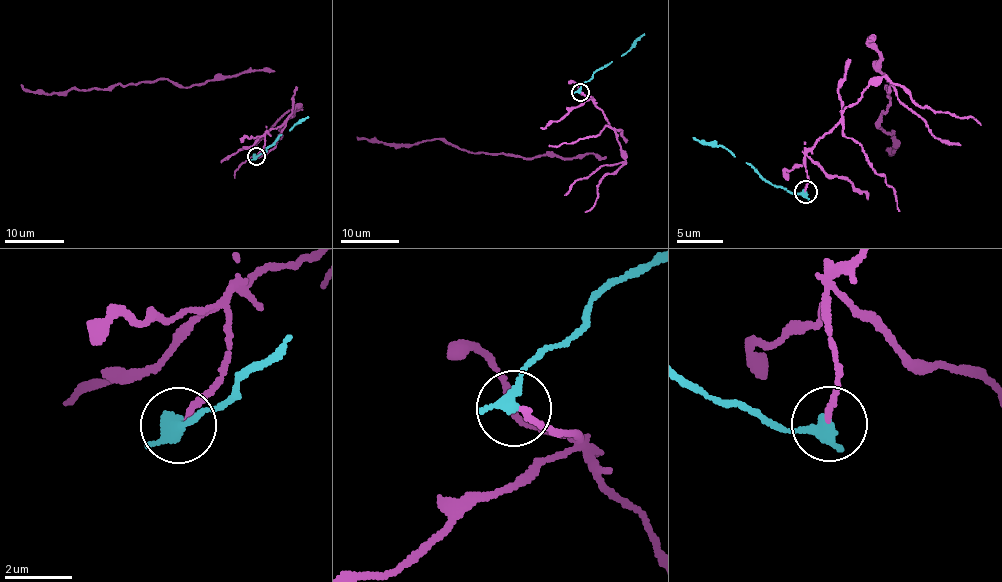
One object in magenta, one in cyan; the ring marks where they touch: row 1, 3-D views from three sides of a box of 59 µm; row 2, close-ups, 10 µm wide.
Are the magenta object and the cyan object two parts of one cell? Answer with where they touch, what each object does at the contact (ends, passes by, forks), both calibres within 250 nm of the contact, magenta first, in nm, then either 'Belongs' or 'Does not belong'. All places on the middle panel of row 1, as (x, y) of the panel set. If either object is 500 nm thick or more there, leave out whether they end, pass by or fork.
Place: (580, 92). At the ring magenta ends. At the ring cyan ends. Thickness 170 nm (magenta) against 480 nm. Does not belong

